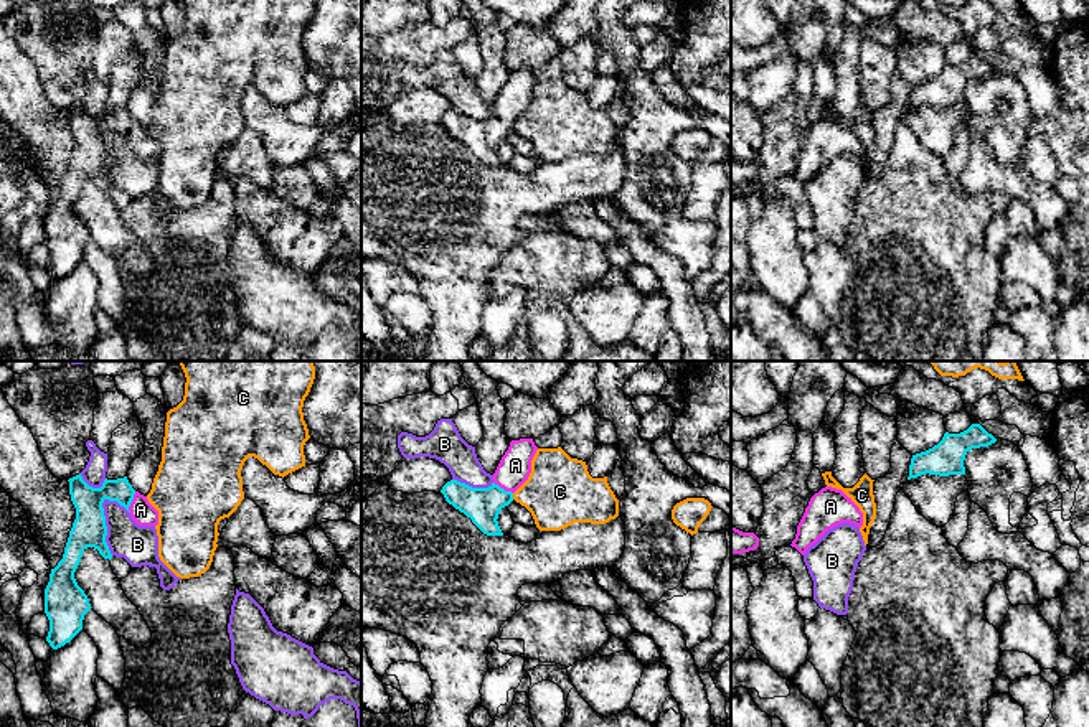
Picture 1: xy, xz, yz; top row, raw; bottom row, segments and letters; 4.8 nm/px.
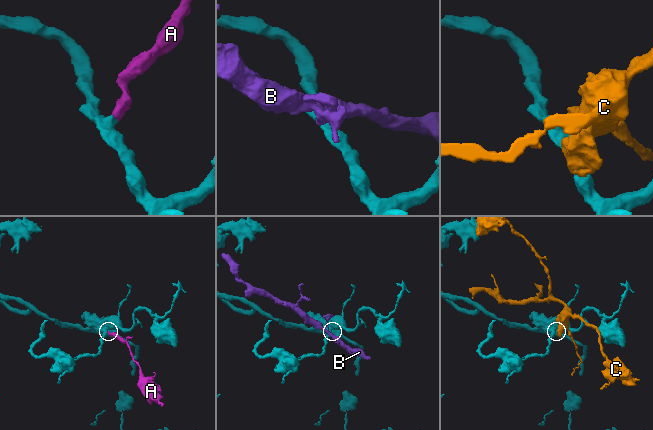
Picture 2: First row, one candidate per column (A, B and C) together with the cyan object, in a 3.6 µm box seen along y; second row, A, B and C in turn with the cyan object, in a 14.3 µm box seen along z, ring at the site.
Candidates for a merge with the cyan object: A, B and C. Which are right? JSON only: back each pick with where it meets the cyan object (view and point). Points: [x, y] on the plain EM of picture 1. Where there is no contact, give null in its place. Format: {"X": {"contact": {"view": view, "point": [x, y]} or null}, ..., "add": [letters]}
{"A": {"contact": {"view": "xy", "point": [131, 132]}}, "add": ["A"]}

